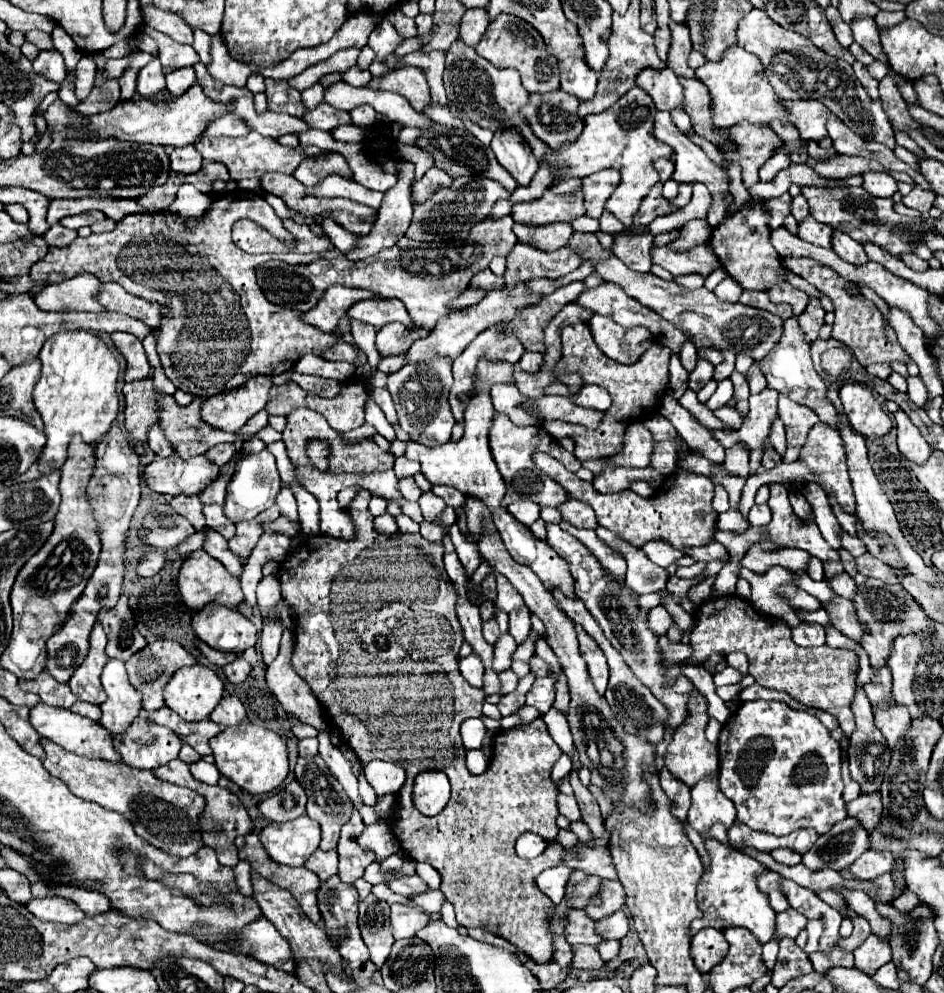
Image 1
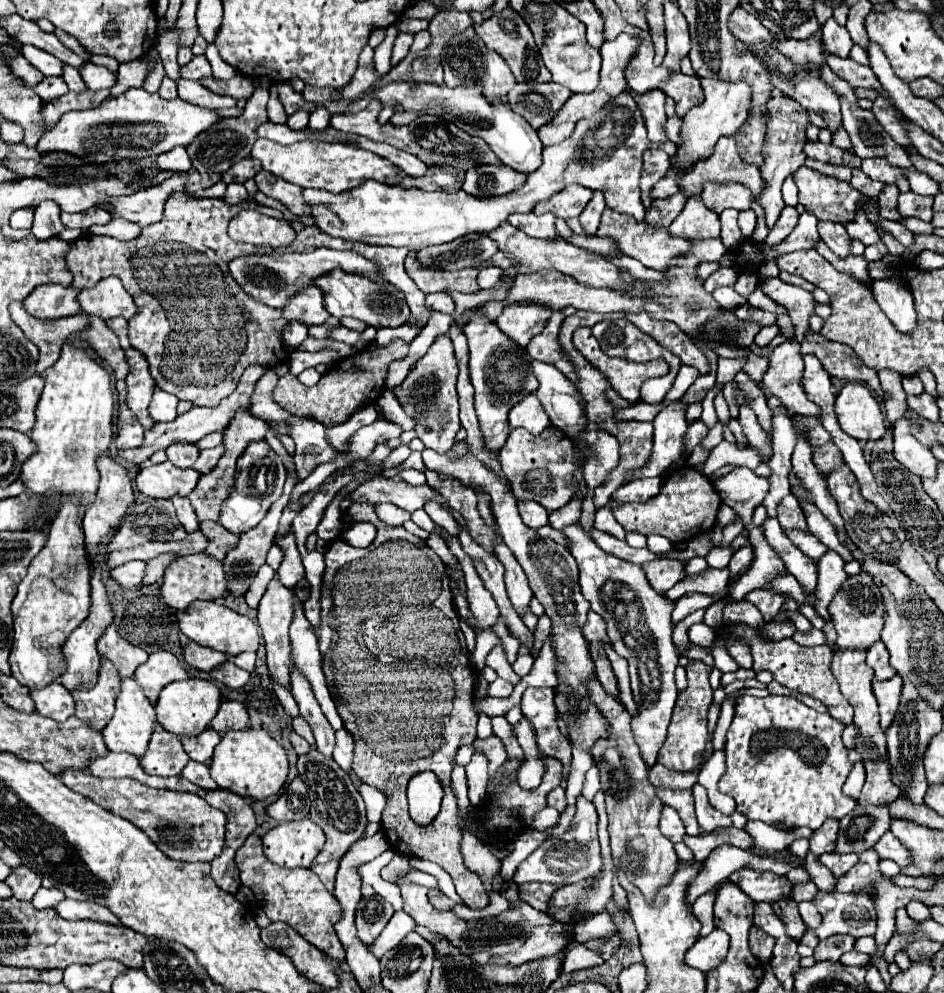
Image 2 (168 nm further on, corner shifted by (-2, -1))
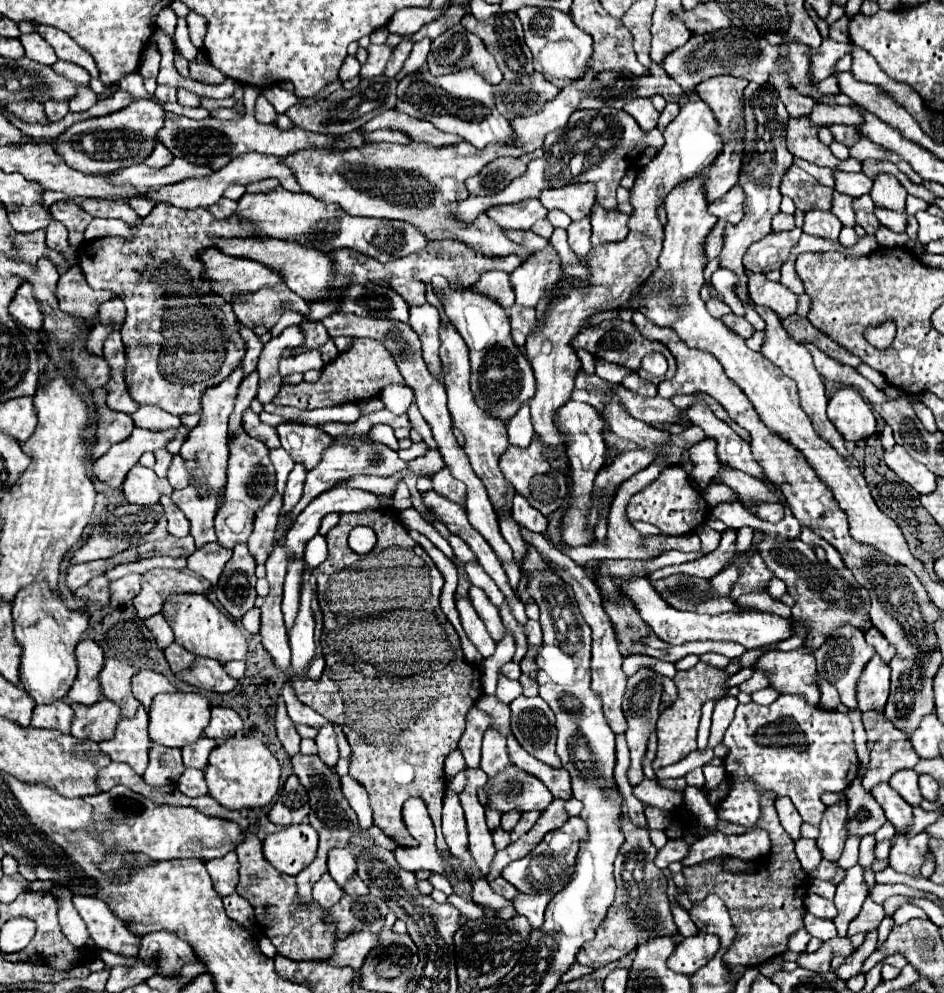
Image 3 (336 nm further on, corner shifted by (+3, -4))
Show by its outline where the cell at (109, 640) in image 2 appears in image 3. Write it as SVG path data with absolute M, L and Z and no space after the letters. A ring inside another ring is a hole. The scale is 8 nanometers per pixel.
M106 658L104 668L100 672L100 682L102 682L102 692L108 700L112 700L124 718L134 718L138 700L134 700L132 690L130 690L130 680L138 670L134 666L122 664L120 660Z

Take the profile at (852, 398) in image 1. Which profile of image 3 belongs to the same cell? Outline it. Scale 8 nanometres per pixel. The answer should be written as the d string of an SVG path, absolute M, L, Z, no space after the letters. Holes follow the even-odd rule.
M852 386L836 390L828 404L828 416L846 442L858 442L876 432L872 406Z

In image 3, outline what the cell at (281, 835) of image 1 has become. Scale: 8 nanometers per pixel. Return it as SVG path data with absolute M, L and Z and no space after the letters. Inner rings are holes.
M298 824L266 836L264 858L282 874L296 876L316 856L318 834L310 824Z

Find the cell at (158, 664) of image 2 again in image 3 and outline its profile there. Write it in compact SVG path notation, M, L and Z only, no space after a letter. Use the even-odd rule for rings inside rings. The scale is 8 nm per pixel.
M140 670L132 678L132 692L134 692L134 698L148 710L156 694L160 694L160 692L172 694L172 692L176 692L176 688L162 674L156 674L152 670Z

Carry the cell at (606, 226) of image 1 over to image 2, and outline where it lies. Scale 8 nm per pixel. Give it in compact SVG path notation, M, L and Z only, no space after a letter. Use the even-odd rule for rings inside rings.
M605 209L603 217L601 217L601 225L599 225L599 231L597 231L599 237L613 237L621 249L623 255L629 255L633 259L639 259L645 267L651 267L651 269L659 269L659 271L667 271L671 261L689 253L693 243L691 241L685 241L685 239L673 239L669 237L667 229L649 229L645 223L637 223L633 217L627 217L627 215L621 215L617 211L611 211L611 209Z

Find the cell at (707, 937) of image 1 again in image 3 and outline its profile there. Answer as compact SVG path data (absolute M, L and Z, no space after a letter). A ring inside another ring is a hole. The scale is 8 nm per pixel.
M696 934L692 938L682 938L676 944L674 954L668 958L668 968L686 976L692 976L698 968L702 968L718 950L720 940L712 934Z

